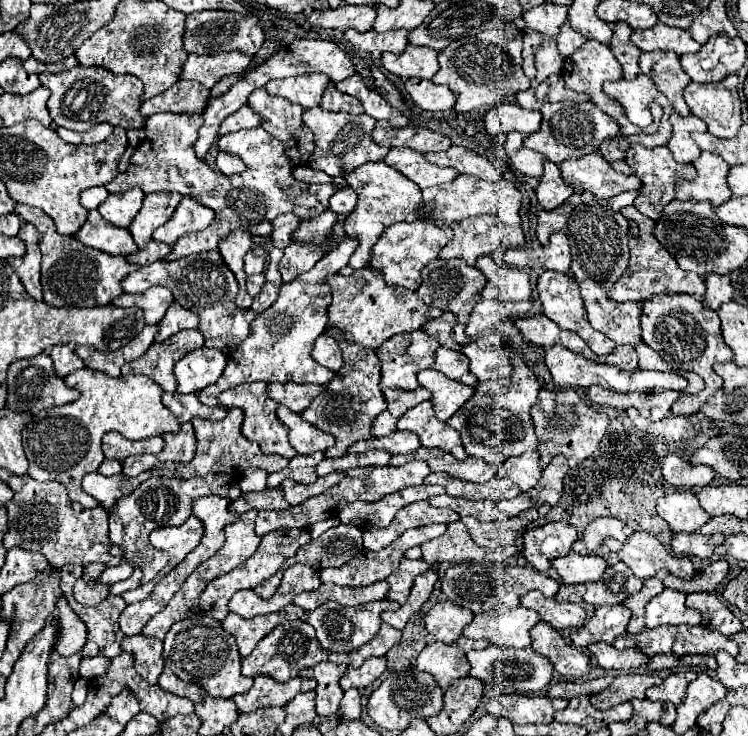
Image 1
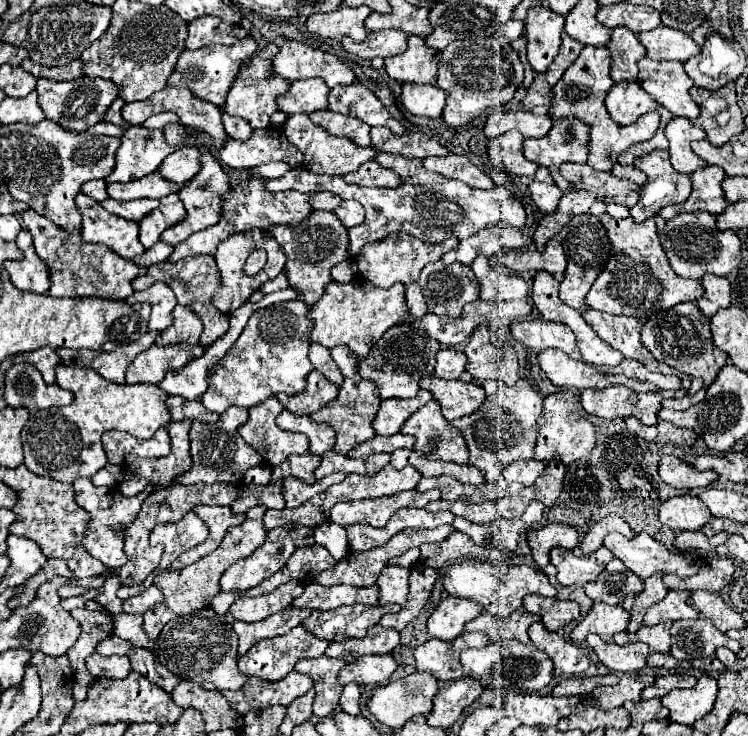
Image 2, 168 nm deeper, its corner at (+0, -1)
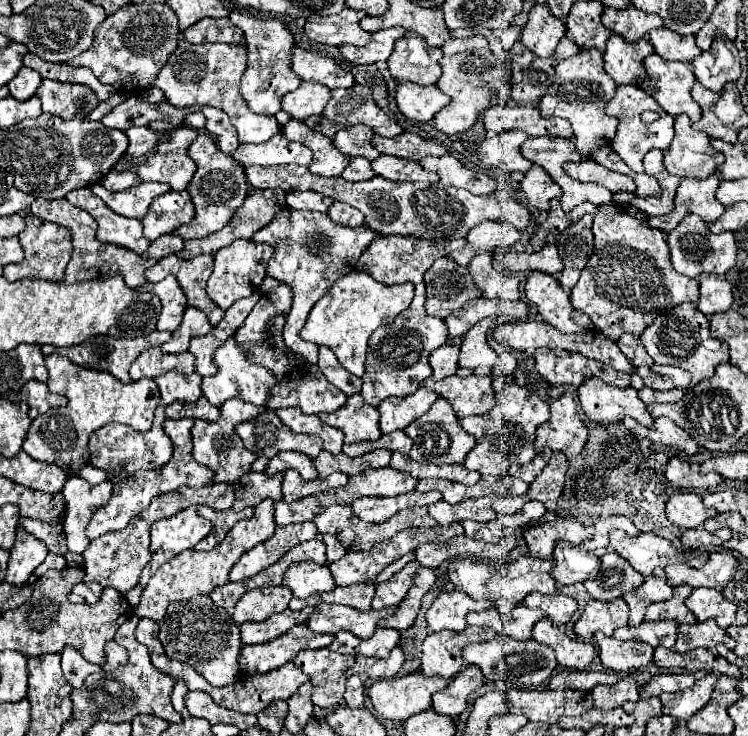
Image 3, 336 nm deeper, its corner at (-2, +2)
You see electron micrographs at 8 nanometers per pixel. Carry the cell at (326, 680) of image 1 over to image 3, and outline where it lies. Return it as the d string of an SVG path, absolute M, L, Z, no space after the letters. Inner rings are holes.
M328 648L302 650L292 662L312 682L312 702L322 708L332 708L342 700L346 676L344 672L354 664L354 656L344 656Z

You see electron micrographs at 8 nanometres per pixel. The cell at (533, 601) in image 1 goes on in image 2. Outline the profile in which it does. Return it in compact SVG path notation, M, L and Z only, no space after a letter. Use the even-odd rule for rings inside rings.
M526 595L524 609L540 617L540 623L548 631L558 631L580 617L580 607L574 601L546 599L540 595Z

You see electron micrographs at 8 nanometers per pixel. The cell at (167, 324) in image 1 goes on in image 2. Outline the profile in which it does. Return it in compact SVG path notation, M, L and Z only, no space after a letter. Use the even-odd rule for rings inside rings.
M176 305L174 307L174 323L164 329L160 333L162 337L162 345L168 345L168 343L198 343L198 337L202 333L202 321L198 319L198 315L190 309L190 307L182 307L182 305Z

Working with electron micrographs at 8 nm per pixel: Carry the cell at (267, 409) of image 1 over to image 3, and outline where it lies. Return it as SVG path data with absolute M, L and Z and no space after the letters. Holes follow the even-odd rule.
M266 410L250 422L238 424L236 434L244 442L246 450L266 458L272 458L282 450L294 450L316 458L322 450L322 440L318 436L294 434L272 410Z

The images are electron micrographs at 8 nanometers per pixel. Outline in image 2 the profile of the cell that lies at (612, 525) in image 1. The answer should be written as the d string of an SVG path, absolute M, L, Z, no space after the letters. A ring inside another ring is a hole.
M608 515L606 519L594 523L583 536L583 539L579 544L583 555L587 556L597 551L603 545L605 535L608 535L613 531L621 533L628 539L631 539L635 535L634 531L630 529L630 526L622 519L622 517L618 519L616 515Z

